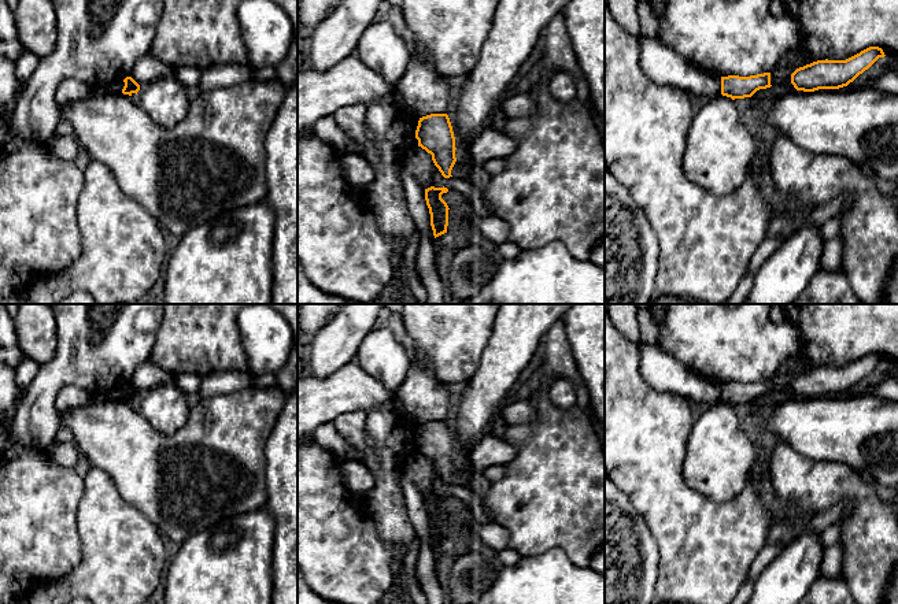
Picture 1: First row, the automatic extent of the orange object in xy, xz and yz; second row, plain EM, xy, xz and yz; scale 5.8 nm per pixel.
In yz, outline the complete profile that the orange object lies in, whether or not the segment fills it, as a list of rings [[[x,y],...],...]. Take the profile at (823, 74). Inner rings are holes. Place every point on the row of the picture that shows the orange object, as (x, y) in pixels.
[[[869,47],[846,60],[817,60],[797,68],[791,84],[797,90],[839,89],[847,86],[868,70],[879,58],[884,58],[879,47]]]

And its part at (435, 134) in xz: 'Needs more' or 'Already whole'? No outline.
Already whole

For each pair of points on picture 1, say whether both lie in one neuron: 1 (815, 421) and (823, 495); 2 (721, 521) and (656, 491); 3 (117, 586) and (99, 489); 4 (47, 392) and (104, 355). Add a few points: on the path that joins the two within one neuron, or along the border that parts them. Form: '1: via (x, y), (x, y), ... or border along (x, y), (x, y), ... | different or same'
1: border along (790, 445), (808, 458), (842, 462), (850, 469) | different
2: via (705, 521), (686, 521), (672, 507) | same
3: via (117, 562), (117, 538), (102, 514) | same
4: via (61, 378), (80, 359), (91, 355) | same

